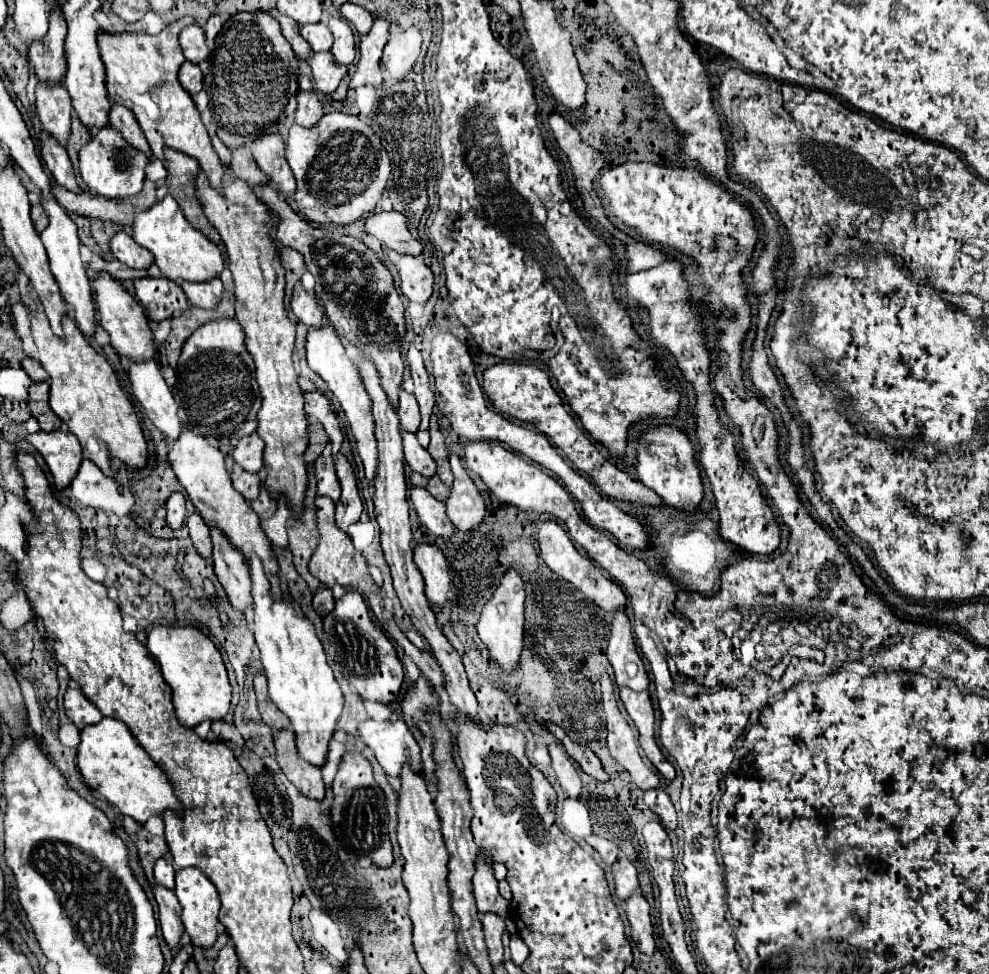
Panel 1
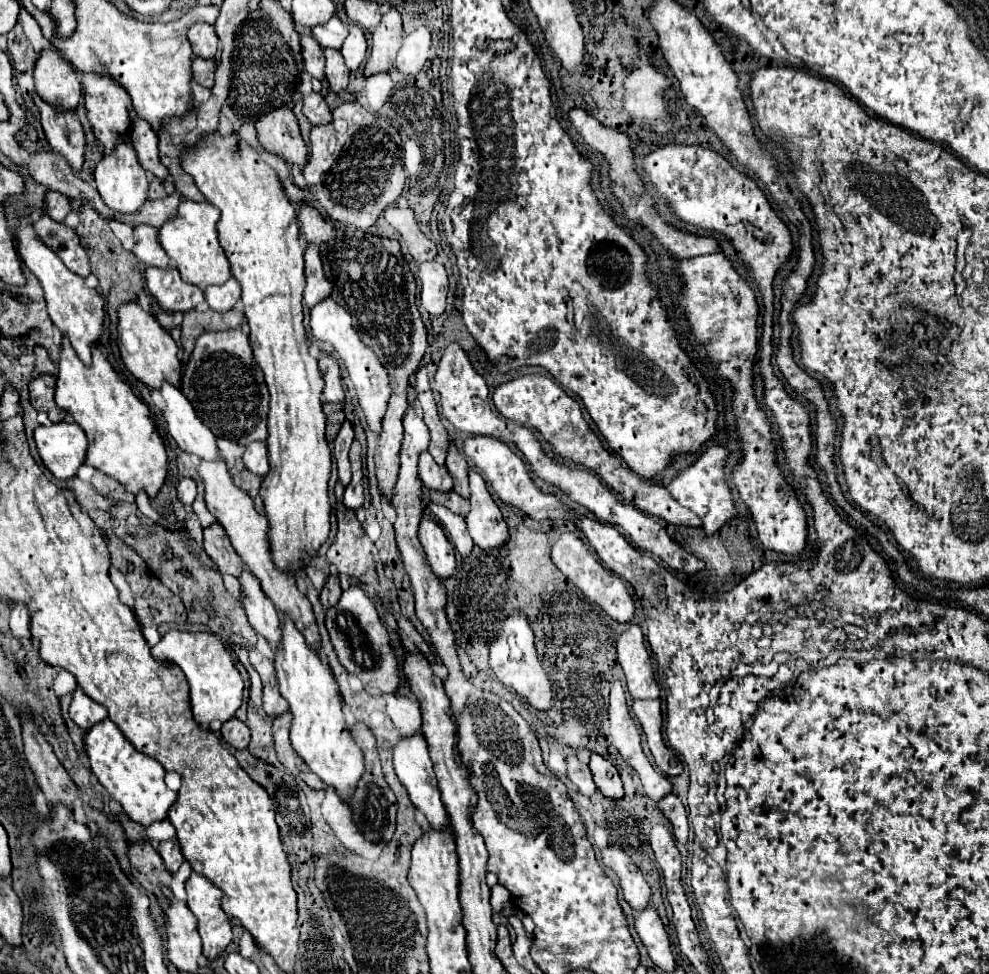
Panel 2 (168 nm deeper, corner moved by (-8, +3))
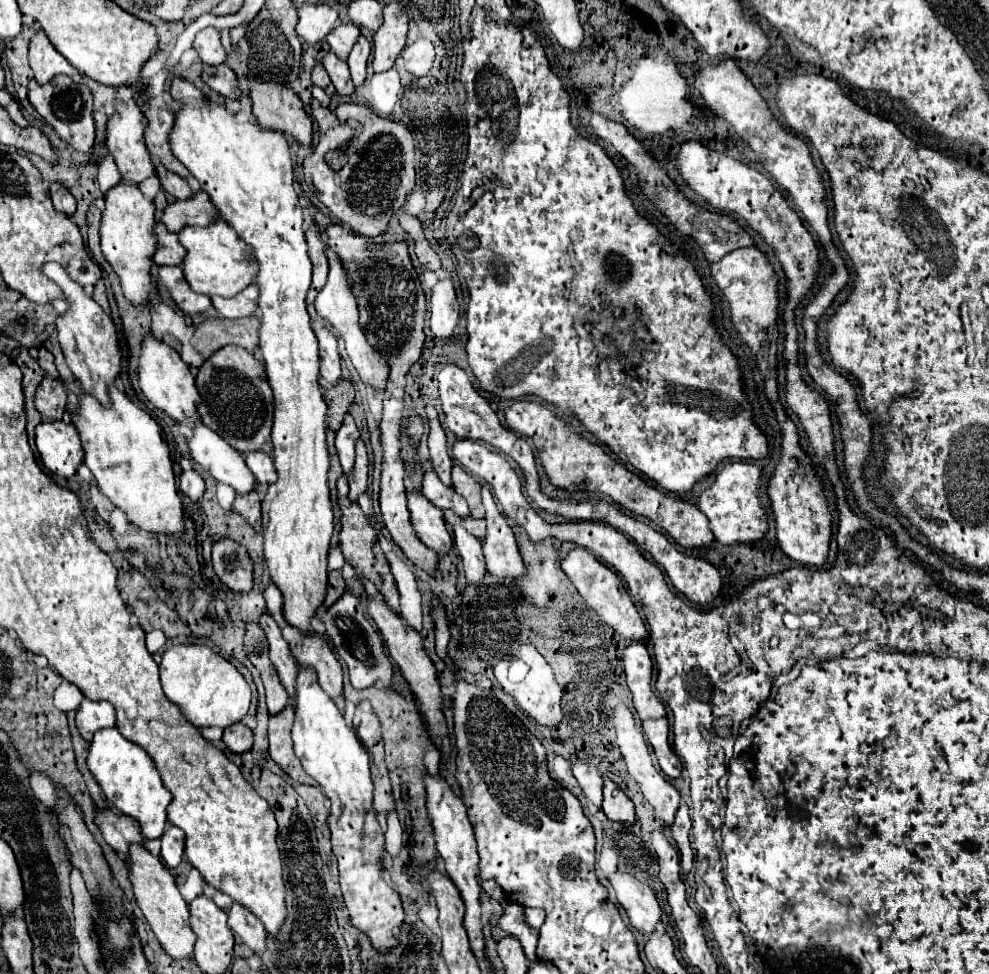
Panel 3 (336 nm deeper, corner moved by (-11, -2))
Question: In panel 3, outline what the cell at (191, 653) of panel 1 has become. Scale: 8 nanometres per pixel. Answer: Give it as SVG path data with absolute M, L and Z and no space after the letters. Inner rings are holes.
M176 645L176 647L170 647L162 655L160 681L162 681L162 689L164 689L164 695L168 697L168 701L178 705L180 711L196 727L222 727L224 729L232 723L238 723L248 713L248 707L250 707L250 685L246 683L246 679L238 673L238 669L230 661L226 661L222 655L218 655L216 651L212 651L206 645Z

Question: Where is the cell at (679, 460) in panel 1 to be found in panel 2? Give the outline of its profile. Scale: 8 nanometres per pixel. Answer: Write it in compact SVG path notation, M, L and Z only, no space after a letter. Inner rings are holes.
M709 446L705 448L693 464L689 464L685 470L681 470L675 478L665 482L667 492L685 508L693 510L701 520L703 520L703 530L705 534L715 534L729 518L735 516L735 506L731 498L731 490L725 480L725 458L727 450L721 446Z

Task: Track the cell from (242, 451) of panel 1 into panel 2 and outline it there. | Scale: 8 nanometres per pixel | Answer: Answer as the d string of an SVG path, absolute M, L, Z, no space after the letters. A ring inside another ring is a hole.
M251 442L243 454L243 464L247 470L265 476L269 472L267 462L267 444L265 442Z

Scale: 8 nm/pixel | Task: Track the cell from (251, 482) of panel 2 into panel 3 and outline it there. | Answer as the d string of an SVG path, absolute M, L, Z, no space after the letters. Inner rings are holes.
M252 491L252 495L238 495L236 501L232 503L232 511L242 515L246 519L246 523L250 523L256 531L262 531L260 525L260 497L256 491Z

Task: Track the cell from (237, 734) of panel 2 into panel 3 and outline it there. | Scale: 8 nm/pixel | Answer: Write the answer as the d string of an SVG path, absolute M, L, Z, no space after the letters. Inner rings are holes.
M234 723L234 725L224 729L222 741L226 743L226 747L232 753L242 755L242 753L252 749L252 731L246 725L242 725L242 723Z

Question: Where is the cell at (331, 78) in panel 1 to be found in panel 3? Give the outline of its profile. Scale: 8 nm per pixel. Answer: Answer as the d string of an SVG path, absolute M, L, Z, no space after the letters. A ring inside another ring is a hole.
M332 51L330 53L326 53L326 57L322 59L322 65L324 65L324 69L328 71L328 75L330 75L330 79L332 79L332 83L334 83L334 87L336 87L336 91L340 93L340 95L352 95L354 93L354 83L352 83L352 79L350 79L350 71L348 71L348 63L346 61L340 61Z

